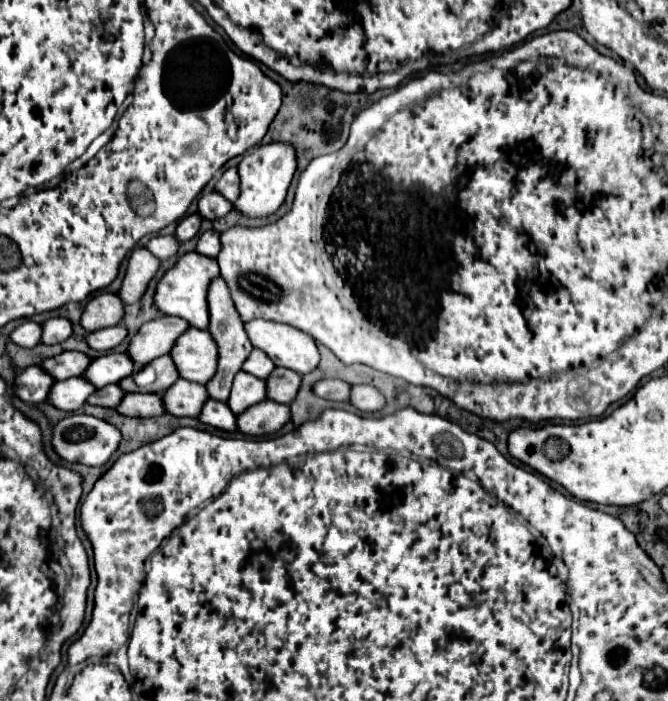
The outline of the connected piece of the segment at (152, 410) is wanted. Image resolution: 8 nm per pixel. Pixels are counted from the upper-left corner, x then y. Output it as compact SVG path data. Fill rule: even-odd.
M128 393L118 411L128 417L158 417L166 413L160 393Z

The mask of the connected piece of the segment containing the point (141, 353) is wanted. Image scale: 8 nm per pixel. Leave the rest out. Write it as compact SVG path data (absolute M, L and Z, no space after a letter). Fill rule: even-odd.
M162 315L152 319L140 327L140 331L132 337L128 355L132 355L134 363L148 365L156 357L168 355L176 343L176 339L188 329L190 325L180 317Z

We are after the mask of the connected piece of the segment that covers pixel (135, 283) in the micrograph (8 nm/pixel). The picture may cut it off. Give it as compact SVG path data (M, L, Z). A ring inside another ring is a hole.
M146 247L134 249L132 255L130 255L130 261L128 261L128 269L126 269L122 289L118 293L120 299L126 305L138 303L144 297L148 283L156 275L158 267L160 267L160 259L156 259Z

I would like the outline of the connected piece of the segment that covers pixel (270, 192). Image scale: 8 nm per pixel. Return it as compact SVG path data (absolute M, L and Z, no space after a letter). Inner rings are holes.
M266 143L256 145L250 153L246 153L238 165L240 181L242 181L242 193L238 201L234 203L234 209L242 211L250 217L266 217L272 215L284 201L286 191L292 183L292 177L296 173L298 161L296 161L296 147L292 143Z

